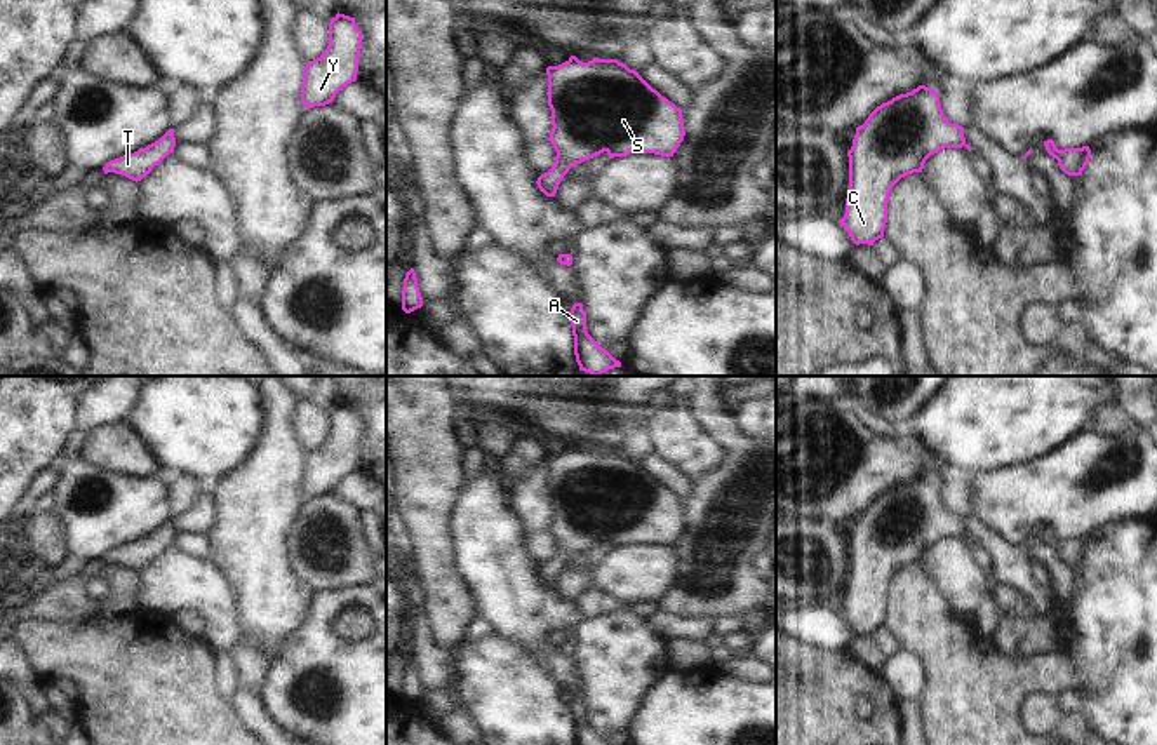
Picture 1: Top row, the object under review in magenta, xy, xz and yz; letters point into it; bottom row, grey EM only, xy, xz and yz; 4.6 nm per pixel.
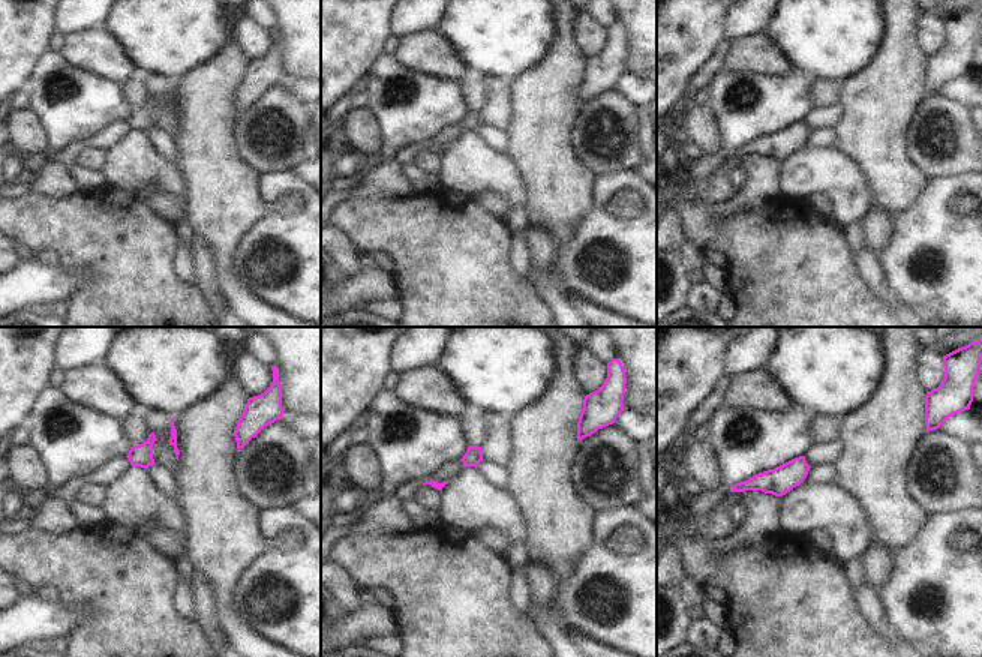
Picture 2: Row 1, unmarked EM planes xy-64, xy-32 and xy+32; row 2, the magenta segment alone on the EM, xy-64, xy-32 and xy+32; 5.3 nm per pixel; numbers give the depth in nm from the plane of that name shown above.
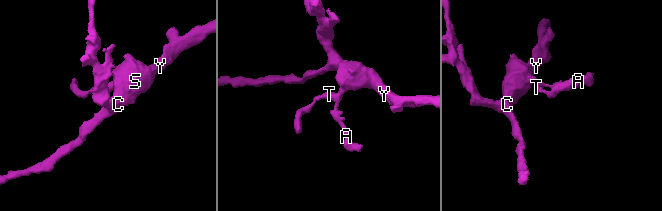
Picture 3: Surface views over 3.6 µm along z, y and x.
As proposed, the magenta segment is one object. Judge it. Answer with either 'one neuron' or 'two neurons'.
one neuron

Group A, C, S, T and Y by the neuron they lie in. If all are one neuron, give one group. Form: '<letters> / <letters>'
A C S T Y

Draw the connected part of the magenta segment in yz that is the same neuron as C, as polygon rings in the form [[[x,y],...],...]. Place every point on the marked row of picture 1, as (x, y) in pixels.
[[[919,85],[877,106],[856,127],[849,157],[846,214],[839,223],[851,240],[873,245],[884,237],[893,186],[905,176],[922,172],[926,160],[943,148],[973,150],[964,127],[943,115],[934,89]]]

